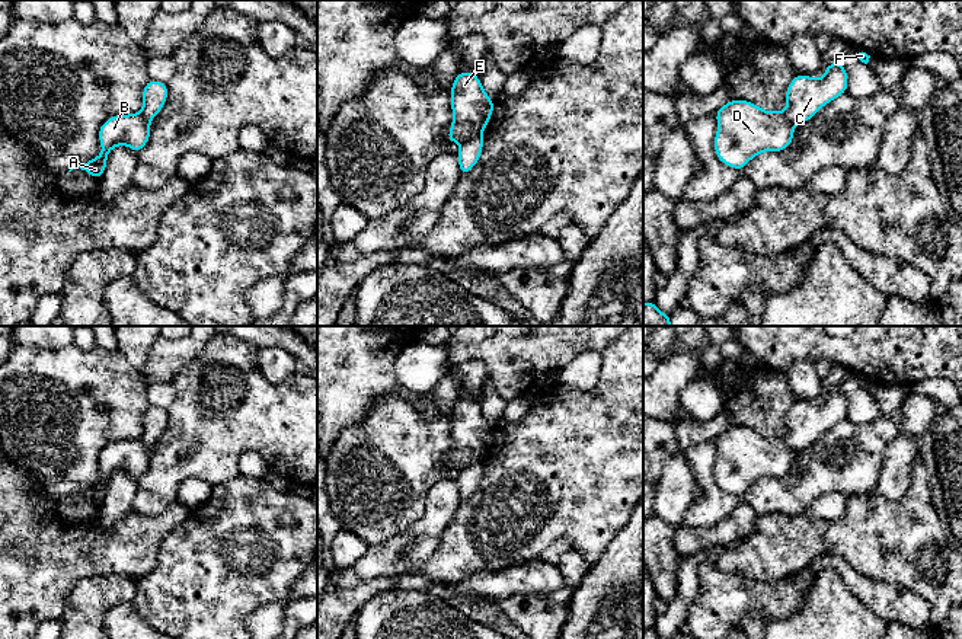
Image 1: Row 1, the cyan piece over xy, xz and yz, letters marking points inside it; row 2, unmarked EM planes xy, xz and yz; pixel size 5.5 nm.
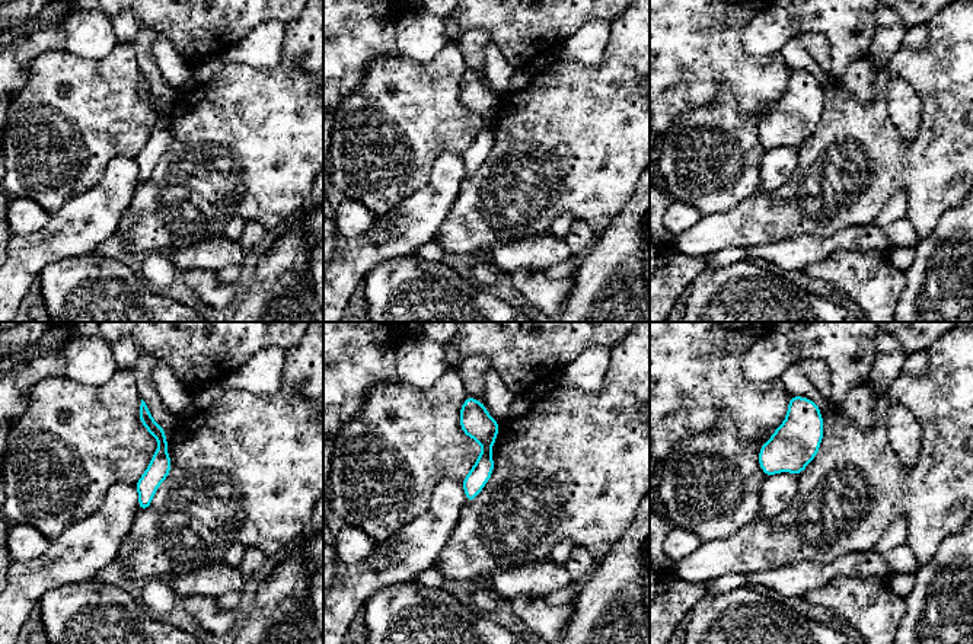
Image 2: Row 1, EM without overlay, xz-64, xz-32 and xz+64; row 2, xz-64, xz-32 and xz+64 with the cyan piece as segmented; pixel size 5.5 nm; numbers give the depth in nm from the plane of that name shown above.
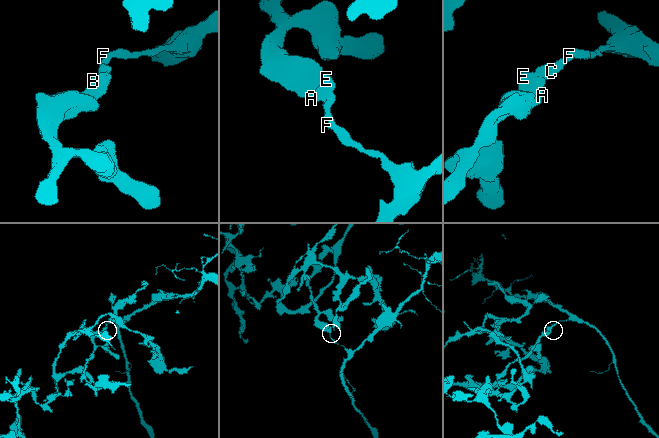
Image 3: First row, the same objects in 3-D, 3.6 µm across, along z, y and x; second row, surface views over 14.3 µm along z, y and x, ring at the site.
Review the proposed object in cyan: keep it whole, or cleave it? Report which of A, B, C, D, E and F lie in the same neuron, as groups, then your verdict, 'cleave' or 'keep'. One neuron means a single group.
A B D E / C F | cleave

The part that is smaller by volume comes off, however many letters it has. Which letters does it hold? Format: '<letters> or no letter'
C, F

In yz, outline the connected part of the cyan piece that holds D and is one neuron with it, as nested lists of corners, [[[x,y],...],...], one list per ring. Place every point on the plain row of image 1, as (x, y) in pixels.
[[[734,425],[715,440],[715,479],[736,496],[764,477],[783,477],[793,467],[795,451],[784,438],[767,438],[748,426]]]

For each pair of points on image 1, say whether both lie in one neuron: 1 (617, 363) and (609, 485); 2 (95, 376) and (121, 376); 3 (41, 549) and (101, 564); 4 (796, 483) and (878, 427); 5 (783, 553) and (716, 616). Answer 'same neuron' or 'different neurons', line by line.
1: same neuron
2: same neuron
3: same neuron
4: same neuron
5: different neurons

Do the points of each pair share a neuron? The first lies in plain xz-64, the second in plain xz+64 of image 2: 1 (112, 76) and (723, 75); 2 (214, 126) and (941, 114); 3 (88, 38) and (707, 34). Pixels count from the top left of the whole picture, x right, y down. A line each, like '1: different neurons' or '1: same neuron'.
1: different neurons
2: same neuron
3: different neurons

